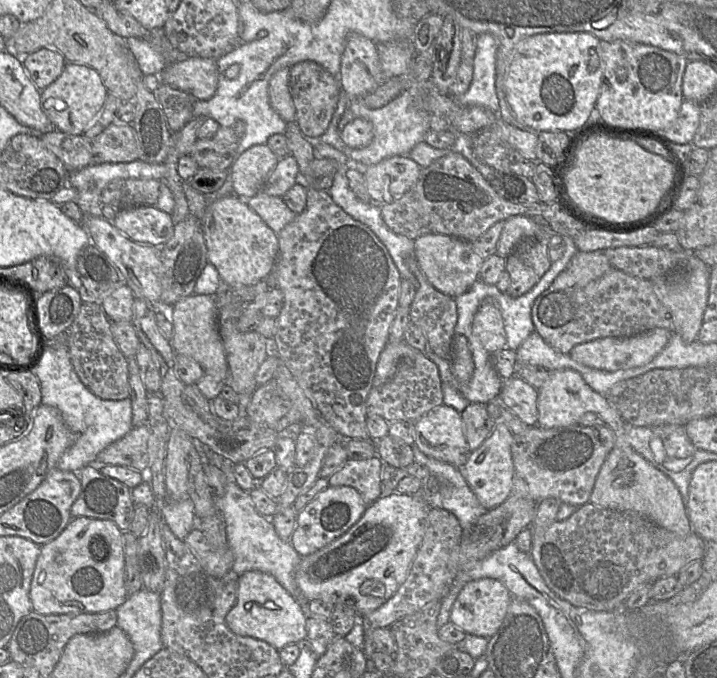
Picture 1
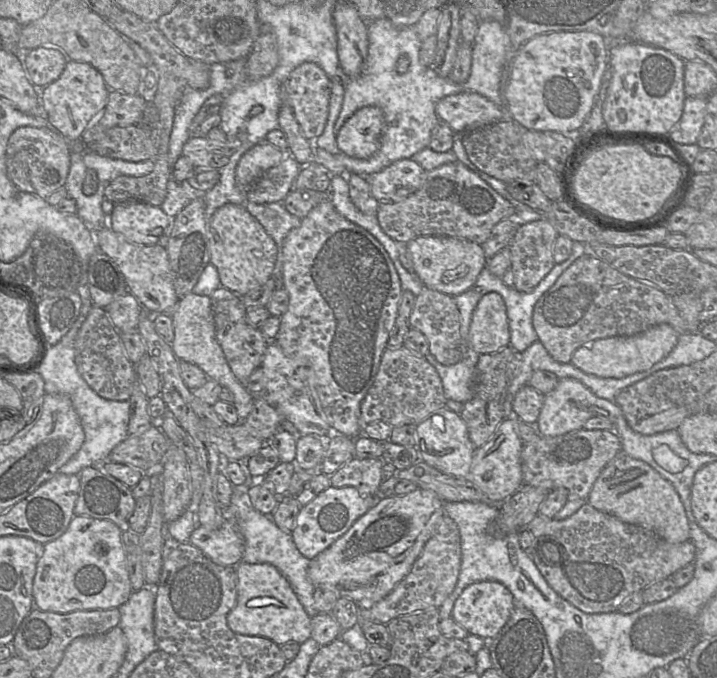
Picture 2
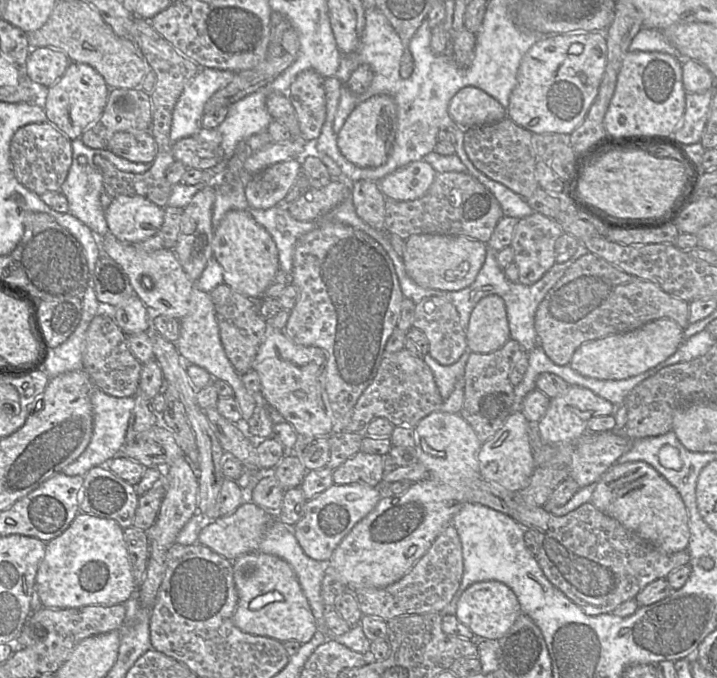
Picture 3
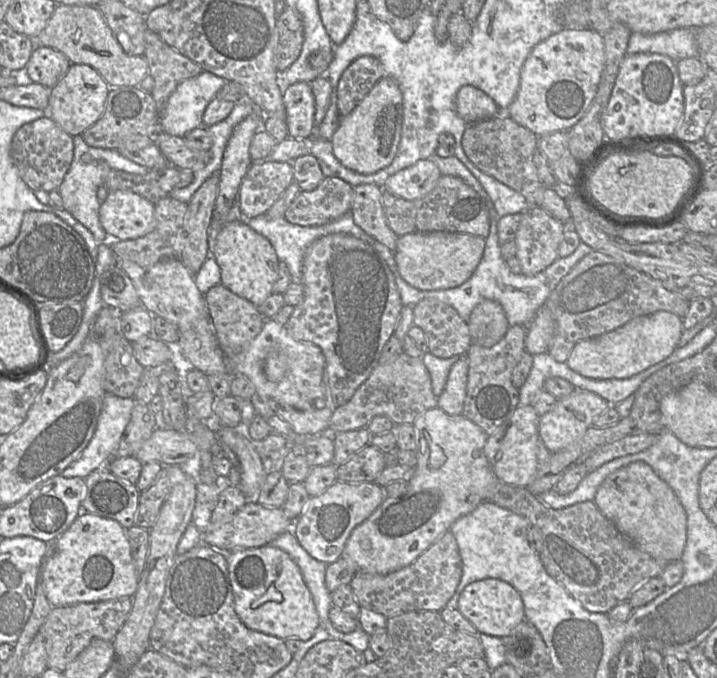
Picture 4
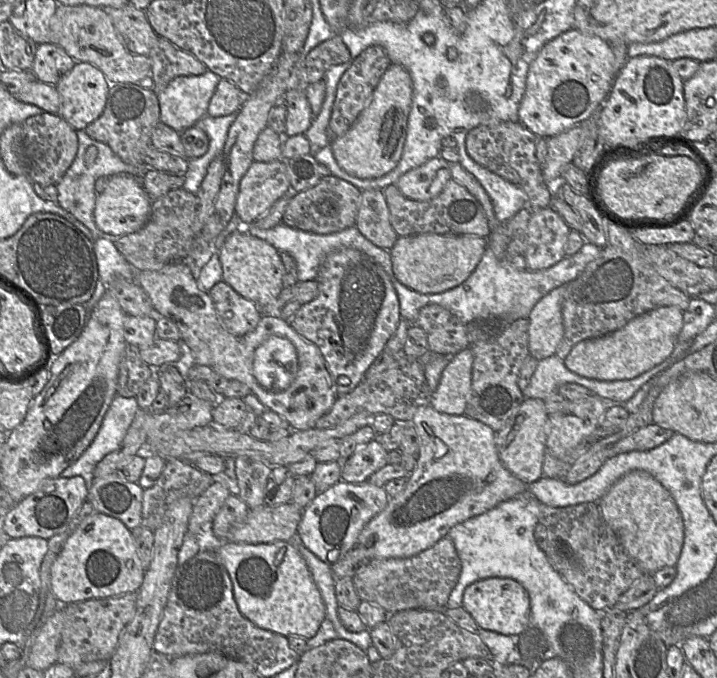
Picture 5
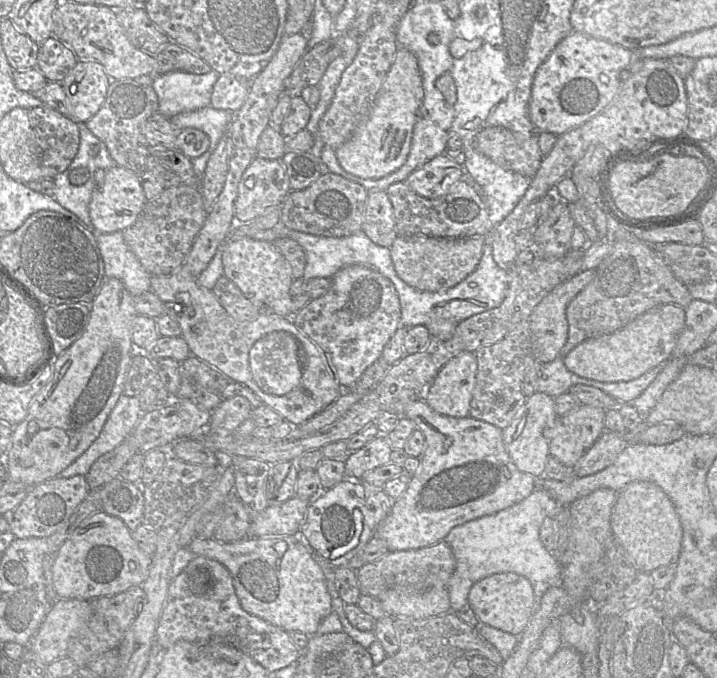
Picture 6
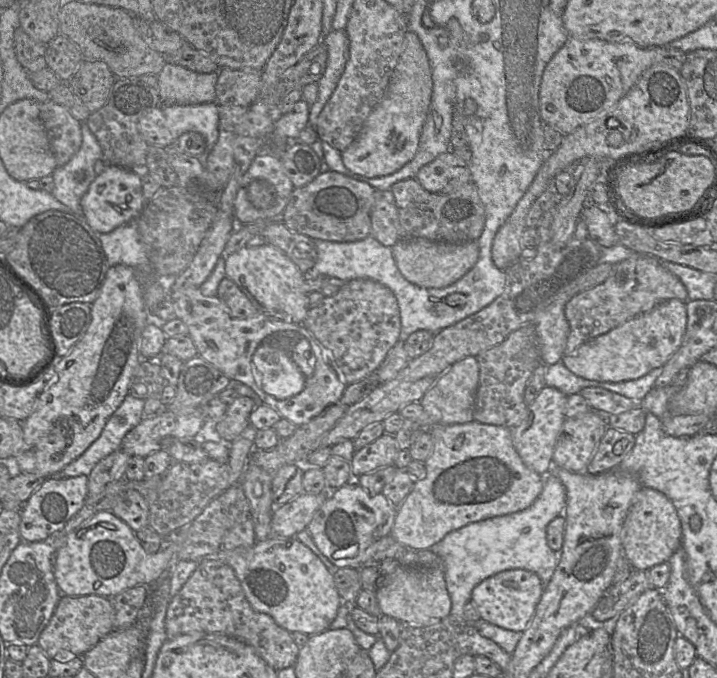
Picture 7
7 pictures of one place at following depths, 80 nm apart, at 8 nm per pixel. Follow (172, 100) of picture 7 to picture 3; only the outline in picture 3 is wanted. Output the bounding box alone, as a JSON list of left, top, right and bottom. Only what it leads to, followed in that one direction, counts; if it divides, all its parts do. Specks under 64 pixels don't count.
[171,68,236,146]

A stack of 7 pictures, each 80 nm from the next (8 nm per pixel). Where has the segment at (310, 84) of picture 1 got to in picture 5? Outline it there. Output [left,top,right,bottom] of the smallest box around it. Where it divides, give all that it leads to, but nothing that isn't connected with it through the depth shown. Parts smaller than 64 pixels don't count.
[282,84,313,136]

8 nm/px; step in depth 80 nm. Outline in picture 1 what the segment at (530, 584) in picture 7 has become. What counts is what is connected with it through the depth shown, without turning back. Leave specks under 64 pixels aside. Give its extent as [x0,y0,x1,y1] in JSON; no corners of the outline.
[450,579,511,638]

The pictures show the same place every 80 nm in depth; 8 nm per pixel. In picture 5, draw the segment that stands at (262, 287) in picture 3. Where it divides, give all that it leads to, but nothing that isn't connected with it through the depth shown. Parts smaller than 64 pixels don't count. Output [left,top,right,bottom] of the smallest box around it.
[219,227,285,317]

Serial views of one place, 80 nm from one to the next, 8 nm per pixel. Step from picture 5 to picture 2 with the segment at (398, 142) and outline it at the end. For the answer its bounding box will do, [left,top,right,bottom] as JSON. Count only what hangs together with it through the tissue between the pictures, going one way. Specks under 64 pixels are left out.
[337,106,385,159]

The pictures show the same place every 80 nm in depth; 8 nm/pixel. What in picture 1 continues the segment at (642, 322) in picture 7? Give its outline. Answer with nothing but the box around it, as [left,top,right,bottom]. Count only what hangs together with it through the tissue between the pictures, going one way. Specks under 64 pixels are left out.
[570,328,673,372]

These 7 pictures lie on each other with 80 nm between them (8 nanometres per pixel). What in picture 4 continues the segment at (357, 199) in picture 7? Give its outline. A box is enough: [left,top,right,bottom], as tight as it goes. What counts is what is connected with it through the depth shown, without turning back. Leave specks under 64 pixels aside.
[284,176,354,226]

